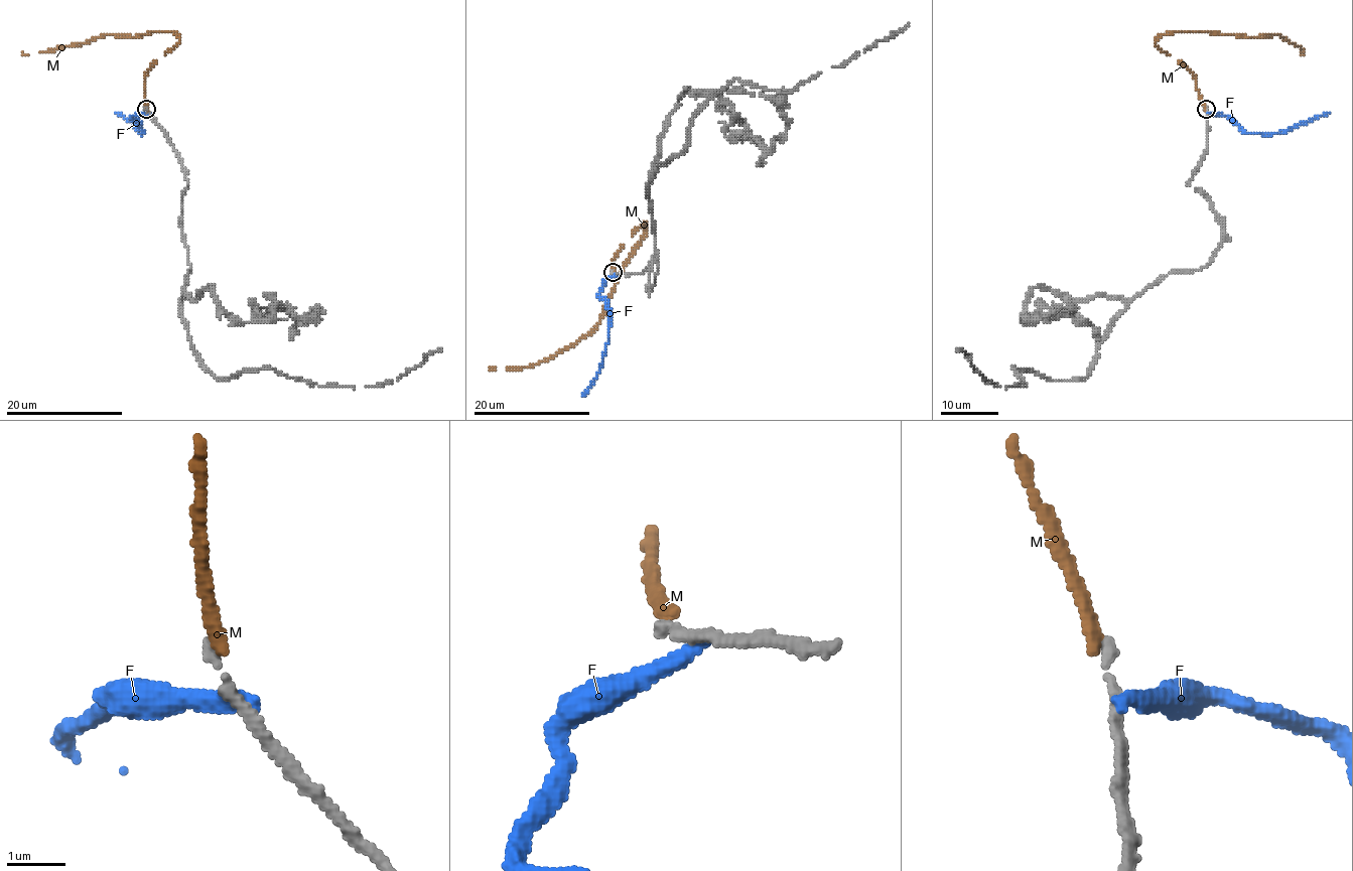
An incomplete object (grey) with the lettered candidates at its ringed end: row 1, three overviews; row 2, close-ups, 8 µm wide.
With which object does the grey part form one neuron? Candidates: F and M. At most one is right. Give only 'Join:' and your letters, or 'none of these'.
Join: none of these

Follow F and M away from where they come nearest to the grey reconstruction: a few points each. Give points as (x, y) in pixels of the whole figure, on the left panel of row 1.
F: (149, 113), (133, 116), (142, 134), (116, 113)
M: (146, 108), (145, 73), (178, 40), (171, 30), (138, 36), (103, 34), (83, 43), (22, 55)

